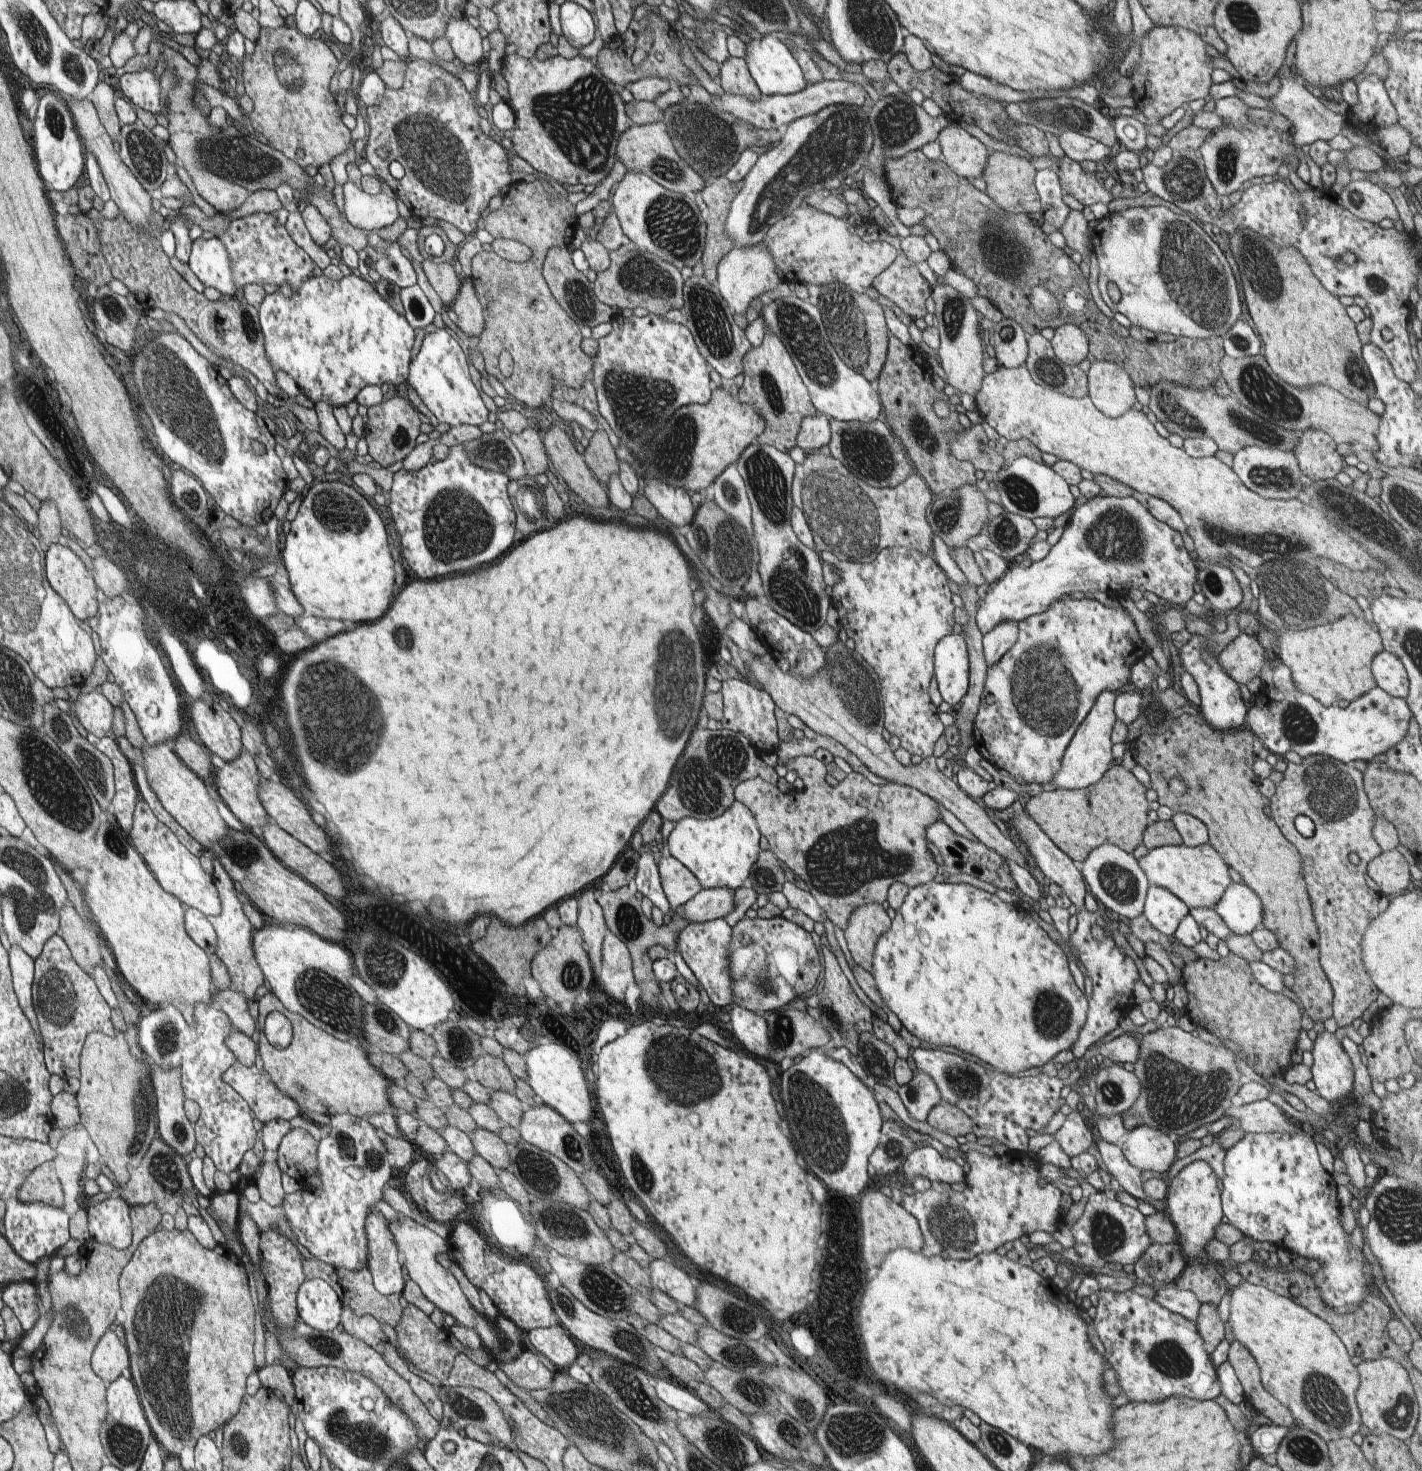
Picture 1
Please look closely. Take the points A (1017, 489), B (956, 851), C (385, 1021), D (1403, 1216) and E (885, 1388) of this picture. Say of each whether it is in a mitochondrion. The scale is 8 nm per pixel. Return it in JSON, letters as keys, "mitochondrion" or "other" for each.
{"A":"mitochondrion","B":"other","C":"mitochondrion","D":"mitochondrion","E":"other"}

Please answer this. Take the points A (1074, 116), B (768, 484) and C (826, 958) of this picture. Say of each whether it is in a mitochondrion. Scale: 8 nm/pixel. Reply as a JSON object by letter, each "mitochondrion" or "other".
{"A":"mitochondrion","B":"mitochondrion","C":"other"}

